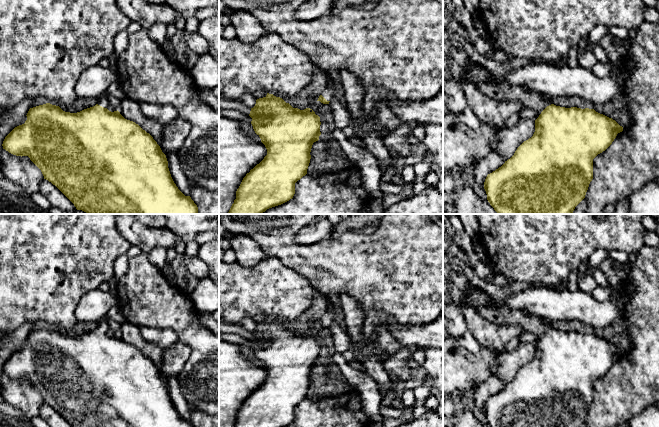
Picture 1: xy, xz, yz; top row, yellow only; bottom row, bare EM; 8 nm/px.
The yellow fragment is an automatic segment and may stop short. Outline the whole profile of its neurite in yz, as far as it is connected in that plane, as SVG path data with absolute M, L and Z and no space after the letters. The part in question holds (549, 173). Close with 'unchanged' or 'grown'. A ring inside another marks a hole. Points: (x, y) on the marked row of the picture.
M548 95L540 96L546 108L535 120L533 136L524 141L510 159L485 179L487 200L498 214L572 214L585 198L593 179L593 159L605 151L617 134L623 131L623 127L615 120L594 109L560 107L554 105Z; grown

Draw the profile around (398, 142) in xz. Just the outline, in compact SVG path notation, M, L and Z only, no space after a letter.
M400 123L391 134L383 139L383 143L388 150L396 153L399 158L405 159L411 154L411 144L409 142L411 135L410 125Z

